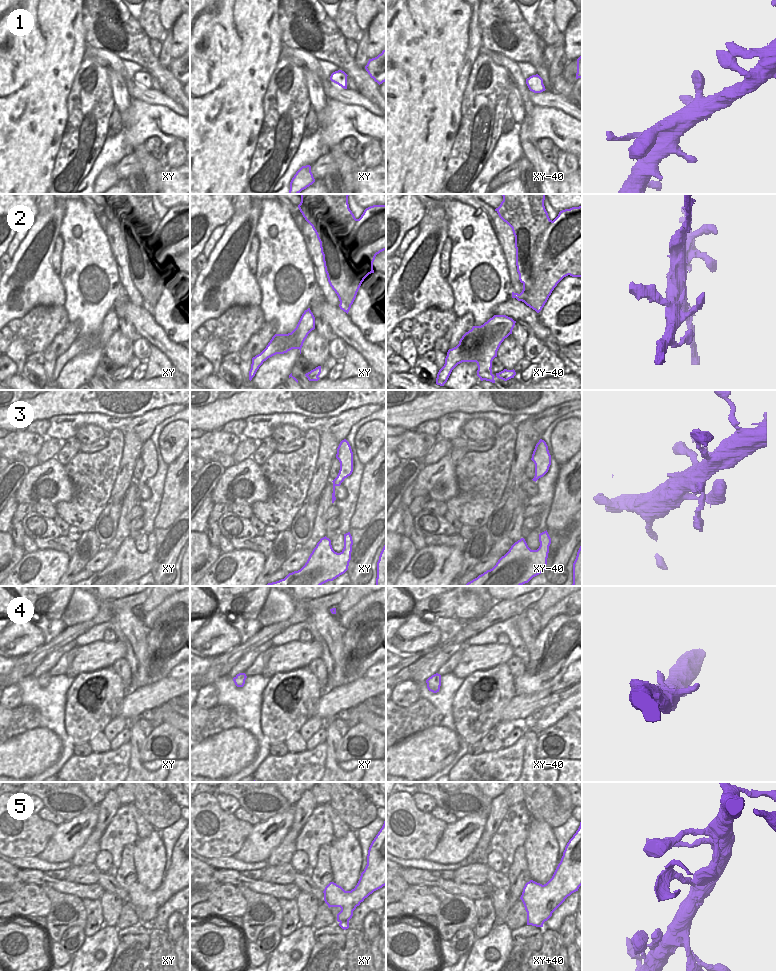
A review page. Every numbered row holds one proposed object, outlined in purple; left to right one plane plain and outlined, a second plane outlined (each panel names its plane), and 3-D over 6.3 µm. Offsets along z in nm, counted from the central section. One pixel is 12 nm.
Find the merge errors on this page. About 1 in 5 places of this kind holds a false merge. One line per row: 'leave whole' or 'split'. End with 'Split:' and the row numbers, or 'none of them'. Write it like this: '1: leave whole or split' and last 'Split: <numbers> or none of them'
1: leave whole
2: split
3: leave whole
4: leave whole
5: split
Split: 2, 5

